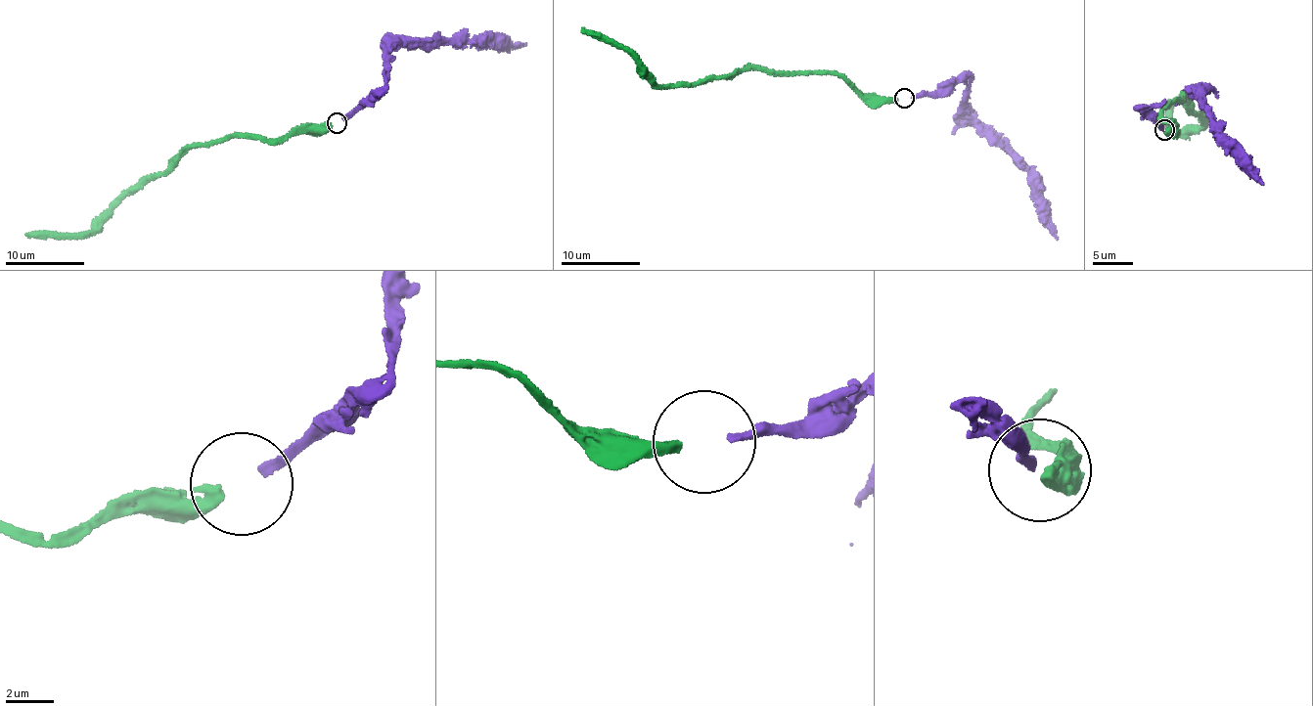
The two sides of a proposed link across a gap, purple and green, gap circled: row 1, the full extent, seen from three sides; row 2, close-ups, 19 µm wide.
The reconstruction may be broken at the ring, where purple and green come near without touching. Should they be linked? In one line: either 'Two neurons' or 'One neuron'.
One neuron

